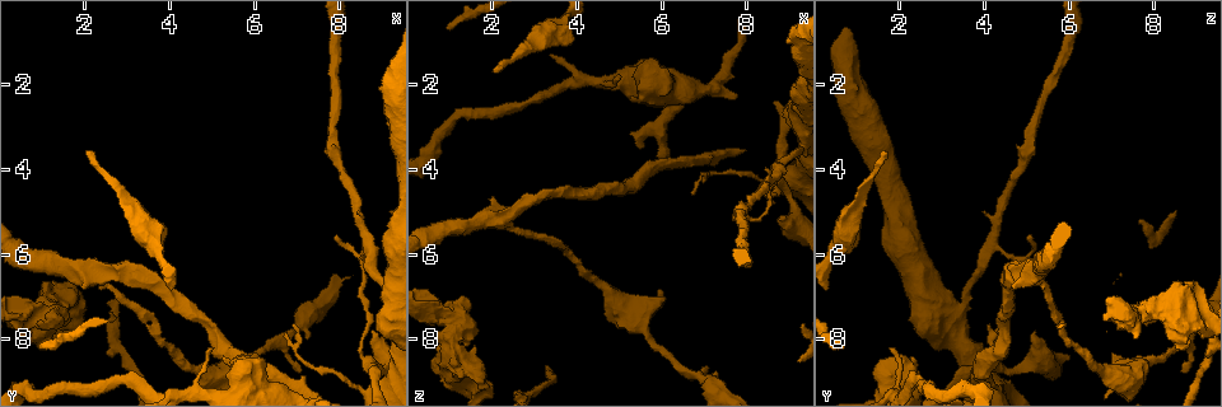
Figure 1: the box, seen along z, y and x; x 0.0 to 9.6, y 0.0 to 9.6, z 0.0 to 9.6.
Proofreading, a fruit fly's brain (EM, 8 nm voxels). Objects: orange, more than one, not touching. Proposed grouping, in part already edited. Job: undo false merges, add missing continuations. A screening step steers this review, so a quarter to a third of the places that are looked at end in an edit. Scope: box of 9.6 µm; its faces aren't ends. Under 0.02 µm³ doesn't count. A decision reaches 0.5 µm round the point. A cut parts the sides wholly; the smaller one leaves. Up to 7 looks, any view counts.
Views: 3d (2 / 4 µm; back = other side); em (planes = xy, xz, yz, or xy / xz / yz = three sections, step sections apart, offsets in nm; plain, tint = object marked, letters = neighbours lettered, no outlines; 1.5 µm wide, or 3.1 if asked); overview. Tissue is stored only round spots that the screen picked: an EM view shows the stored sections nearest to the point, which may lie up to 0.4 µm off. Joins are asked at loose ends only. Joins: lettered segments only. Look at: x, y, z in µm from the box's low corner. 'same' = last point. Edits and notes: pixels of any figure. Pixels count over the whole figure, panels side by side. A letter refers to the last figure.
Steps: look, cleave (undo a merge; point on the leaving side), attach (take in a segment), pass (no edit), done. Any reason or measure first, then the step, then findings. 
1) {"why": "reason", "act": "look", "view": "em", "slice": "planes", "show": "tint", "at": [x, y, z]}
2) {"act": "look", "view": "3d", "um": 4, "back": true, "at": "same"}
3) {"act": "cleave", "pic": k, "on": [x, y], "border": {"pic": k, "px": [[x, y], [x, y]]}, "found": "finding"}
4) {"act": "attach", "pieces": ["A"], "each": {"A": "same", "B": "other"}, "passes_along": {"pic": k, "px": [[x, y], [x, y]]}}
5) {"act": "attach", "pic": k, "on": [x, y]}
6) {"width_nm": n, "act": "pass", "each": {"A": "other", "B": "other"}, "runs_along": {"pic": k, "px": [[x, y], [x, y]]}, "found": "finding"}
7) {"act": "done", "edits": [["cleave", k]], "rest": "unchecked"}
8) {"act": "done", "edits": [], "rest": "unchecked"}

{"why": "thin end", "act": "look", "view": "3d", "um": 2, "back": true, "at": [2.05, 3.55, 1.65]}

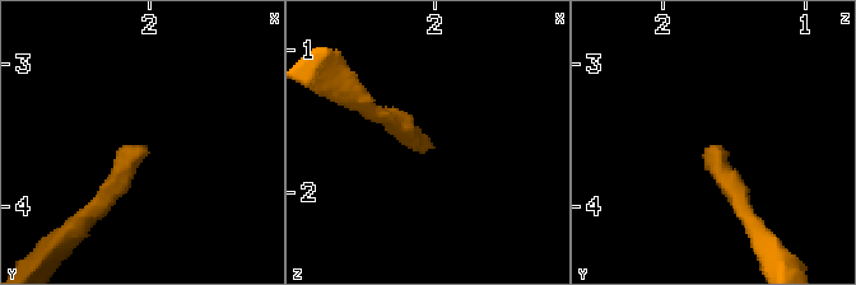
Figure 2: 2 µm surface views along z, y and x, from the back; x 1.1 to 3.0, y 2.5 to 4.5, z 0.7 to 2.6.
{"act": "look", "view": "em", "slice": "xz", "step": 8, "show": "tint", "at": [2.04, 3.58, 1.66]}

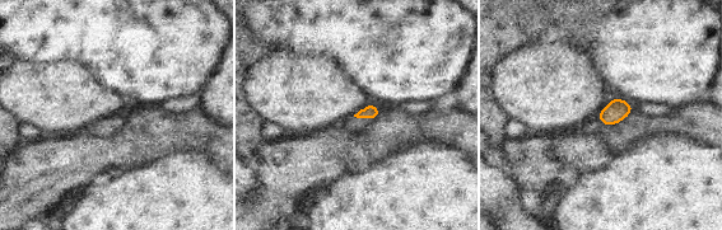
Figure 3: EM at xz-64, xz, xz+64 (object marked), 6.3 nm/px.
{"why": "another direction", "act": "look", "view": "em", "slice": "planes", "show": "letters", "at": "same"}

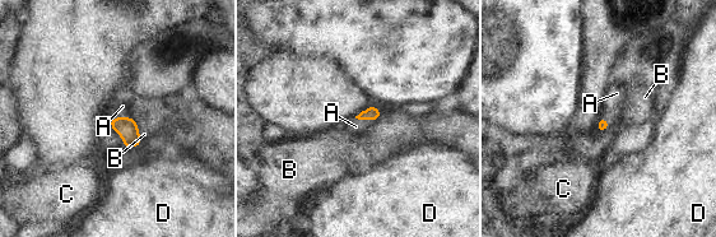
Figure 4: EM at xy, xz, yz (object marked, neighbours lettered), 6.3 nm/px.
{"width_nm": 80, "act": "attach", "pic": 4, "on": [122, 106], "each": {"A": "same", "B": "other", "C": "other", "D": "other"}, "found": "the neuron continues"}

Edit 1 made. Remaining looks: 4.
{"act": "look", "view": "overview"}

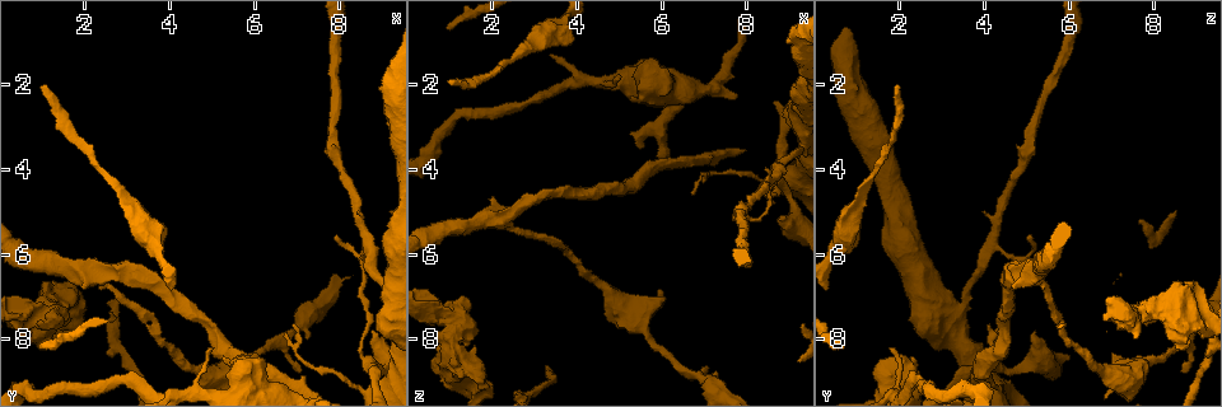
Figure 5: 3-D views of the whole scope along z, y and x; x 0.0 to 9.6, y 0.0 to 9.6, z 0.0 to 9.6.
{"act": "look", "view": "3d", "um": 4, "at": [1.95, 6.70, 4.70]}

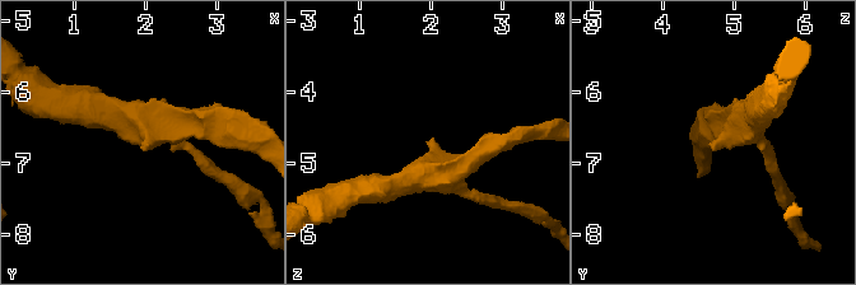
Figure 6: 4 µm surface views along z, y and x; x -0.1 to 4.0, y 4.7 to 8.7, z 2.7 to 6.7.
{"act": "look", "view": "em", "slice": "planes", "show": "tint", "at": [2.00, 6.70, 4.60]}

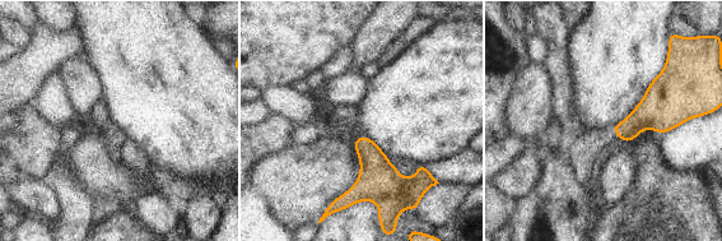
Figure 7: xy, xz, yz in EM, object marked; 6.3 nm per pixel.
{"why": "see the neighbours", "act": "look", "view": "em", "slice": "planes", "show": "letters", "at": "same"}

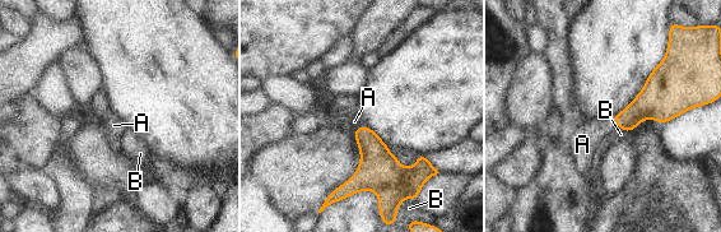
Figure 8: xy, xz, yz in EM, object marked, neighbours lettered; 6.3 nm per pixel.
{"longest_contact_nm": ["B", 220], "act": "attach", "pic": 8, "on": [582, 144], "each": {"A": "same", "B": "other"}, "passes_along": {"pic": 8, "px": [[649, 103], [615, 123], [582, 144]]}, "found": "the neuron continues"}

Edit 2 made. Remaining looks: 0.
{"act": "done", "edits": [["attach", 4], ["attach", 8]], "rest": "unchecked"}

